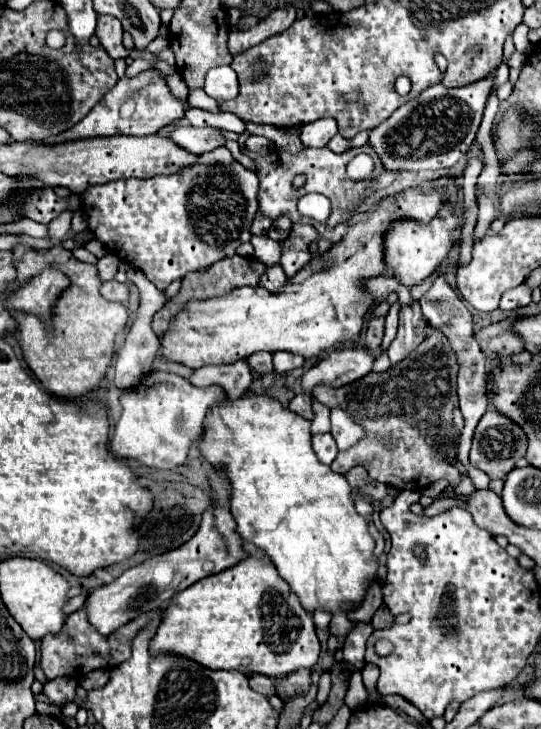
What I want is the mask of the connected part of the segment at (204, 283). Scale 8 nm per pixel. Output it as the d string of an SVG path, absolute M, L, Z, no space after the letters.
M231 256L231 258L223 258L221 262L217 262L215 266L211 266L205 274L187 274L183 278L183 284L181 284L181 290L175 298L171 298L153 318L153 332L157 336L161 336L167 328L169 328L169 322L171 318L193 298L213 298L213 296L219 296L219 294L225 294L229 290L235 290L235 288L241 288L241 286L257 286L261 274L265 272L265 264L261 264L255 256Z

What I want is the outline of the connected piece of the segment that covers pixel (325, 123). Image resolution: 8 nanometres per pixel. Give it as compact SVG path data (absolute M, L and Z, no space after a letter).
M323 118L313 124L305 124L301 128L300 139L305 147L321 148L333 138L333 130L337 130L337 122L333 118Z

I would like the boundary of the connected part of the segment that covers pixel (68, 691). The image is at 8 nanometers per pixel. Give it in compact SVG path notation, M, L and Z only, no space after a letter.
M55 678L45 682L43 694L49 696L55 704L67 704L75 696L75 686L77 682L73 678Z

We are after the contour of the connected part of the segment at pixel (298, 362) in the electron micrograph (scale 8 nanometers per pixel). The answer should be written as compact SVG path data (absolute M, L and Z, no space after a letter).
M275 352L273 354L273 366L275 366L275 372L279 372L279 374L301 368L303 362L305 362L305 358L299 358L293 352Z

